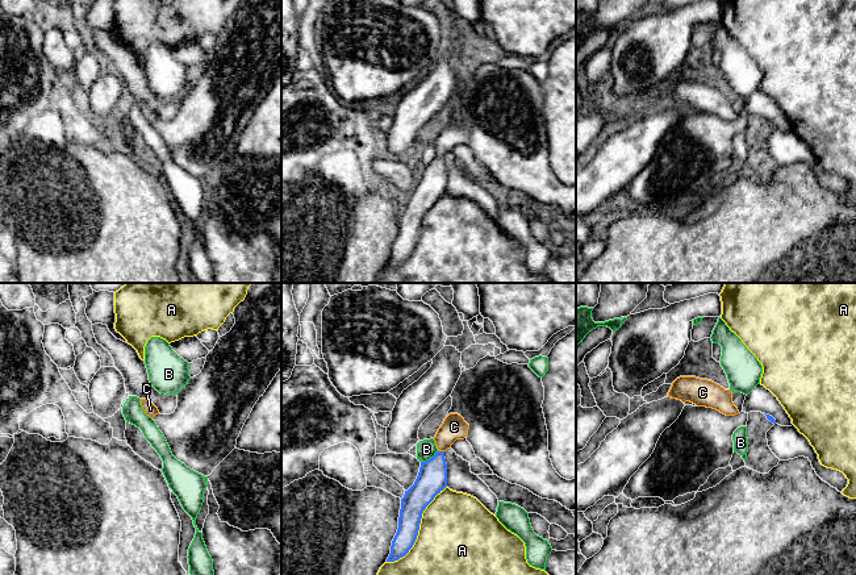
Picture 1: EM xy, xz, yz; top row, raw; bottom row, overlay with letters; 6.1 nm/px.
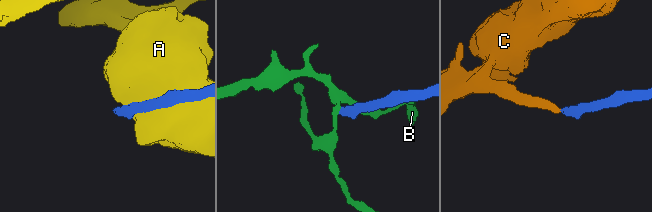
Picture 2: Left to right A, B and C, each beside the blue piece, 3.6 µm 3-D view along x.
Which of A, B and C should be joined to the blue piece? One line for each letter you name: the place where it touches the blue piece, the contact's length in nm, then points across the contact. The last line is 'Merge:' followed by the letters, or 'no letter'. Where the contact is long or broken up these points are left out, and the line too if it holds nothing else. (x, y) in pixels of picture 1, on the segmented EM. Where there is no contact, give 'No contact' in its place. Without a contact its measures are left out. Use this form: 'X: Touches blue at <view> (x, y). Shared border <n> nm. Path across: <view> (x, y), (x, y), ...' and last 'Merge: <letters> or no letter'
C: Touches blue at xz (441, 451). Shared border 40 nm. Path across: xz (431, 479), (441, 451), (443, 438), (454, 426)
Merge: C

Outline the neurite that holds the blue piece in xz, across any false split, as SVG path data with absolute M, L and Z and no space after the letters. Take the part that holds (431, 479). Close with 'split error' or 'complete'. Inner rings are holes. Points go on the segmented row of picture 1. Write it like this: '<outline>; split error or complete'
M450 413L438 429L434 441L438 451L433 458L421 462L414 484L405 491L401 499L398 529L392 541L391 554L387 562L394 562L405 557L413 547L426 507L447 487L447 463L444 451L456 439L464 439L469 425L458 413Z; split error

